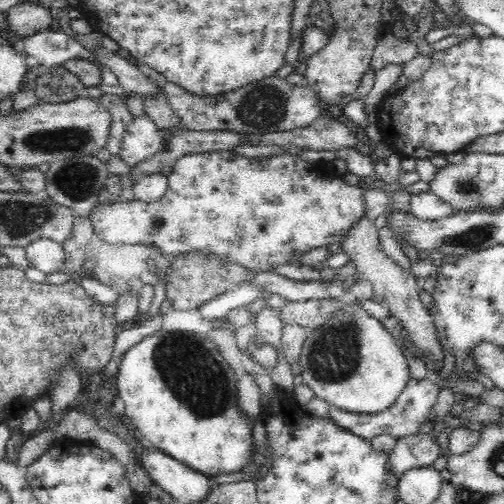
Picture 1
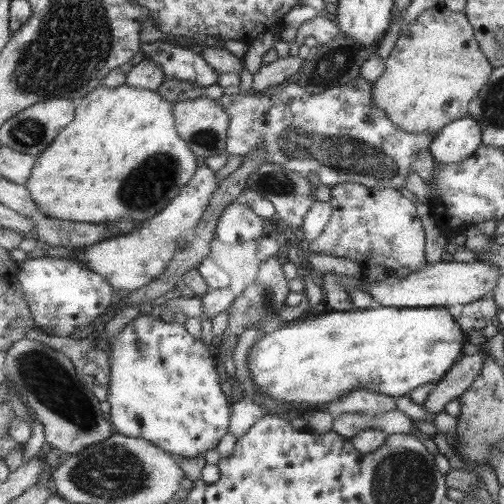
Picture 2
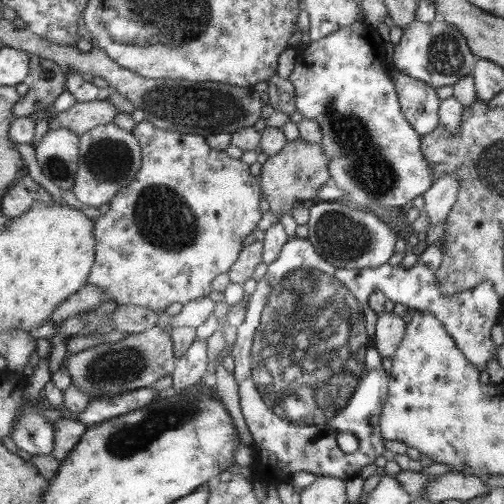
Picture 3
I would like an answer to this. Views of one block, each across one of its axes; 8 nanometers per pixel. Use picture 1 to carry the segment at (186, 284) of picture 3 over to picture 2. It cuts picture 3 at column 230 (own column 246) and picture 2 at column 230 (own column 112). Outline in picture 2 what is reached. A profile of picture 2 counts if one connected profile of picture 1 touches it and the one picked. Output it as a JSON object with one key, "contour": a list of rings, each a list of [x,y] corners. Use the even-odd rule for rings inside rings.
{"contour":[[[237,200],[235,204],[227,206],[221,214],[221,222],[217,224],[217,240],[223,244],[233,242],[247,242],[255,240],[259,242],[263,238],[263,218],[255,214],[251,206],[247,206],[243,200]]]}

